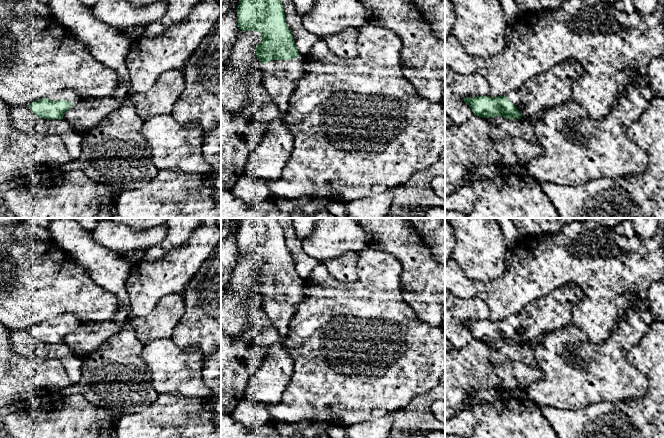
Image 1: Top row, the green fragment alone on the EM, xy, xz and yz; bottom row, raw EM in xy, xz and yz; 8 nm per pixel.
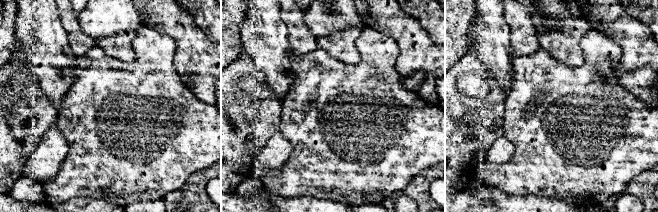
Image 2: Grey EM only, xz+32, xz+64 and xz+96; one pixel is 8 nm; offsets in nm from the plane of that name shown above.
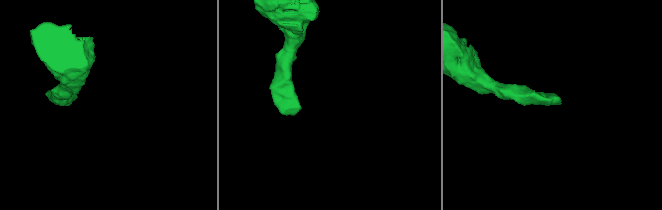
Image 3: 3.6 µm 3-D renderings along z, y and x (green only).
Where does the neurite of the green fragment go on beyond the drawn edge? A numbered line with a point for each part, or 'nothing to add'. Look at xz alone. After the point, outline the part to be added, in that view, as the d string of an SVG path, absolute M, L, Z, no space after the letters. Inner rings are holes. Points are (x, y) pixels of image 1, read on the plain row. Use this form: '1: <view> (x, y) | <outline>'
1: xz (280, 301) | M300 280L291 284L276 283L264 288L263 310L278 329L281 341L289 334L289 323L305 298Z

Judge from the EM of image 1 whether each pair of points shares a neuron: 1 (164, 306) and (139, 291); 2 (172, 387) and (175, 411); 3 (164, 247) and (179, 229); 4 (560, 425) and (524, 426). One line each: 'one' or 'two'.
1: two
2: two
3: one
4: two

